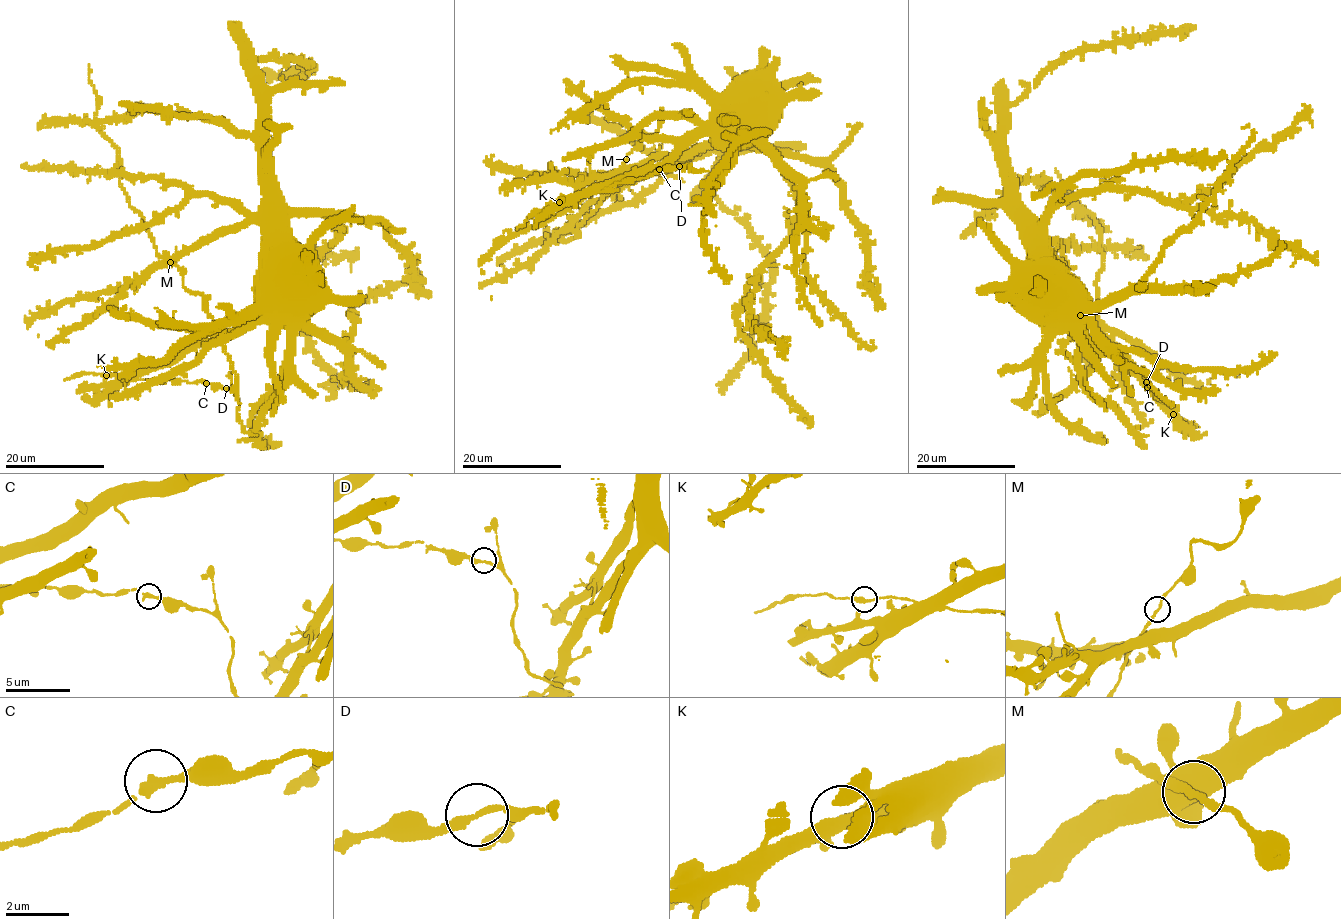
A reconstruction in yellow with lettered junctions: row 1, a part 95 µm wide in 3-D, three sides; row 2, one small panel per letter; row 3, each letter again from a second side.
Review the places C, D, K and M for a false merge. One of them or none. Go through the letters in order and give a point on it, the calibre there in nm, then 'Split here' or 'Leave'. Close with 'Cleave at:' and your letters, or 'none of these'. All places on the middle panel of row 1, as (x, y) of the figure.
C: Place: (659, 169). Thickness 240 nm. Leave
D: Place: (679, 166). Thickness 220 nm. Leave
K: Place: (559, 202). Thickness 260 nm. Leave
M: Place: (626, 159). Thickness 200 nm. Leave
Cleave at: none of these

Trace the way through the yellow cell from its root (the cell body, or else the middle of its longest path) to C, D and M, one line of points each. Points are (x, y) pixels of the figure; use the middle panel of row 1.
C: (753, 86), (735, 93), (661, 164), (591, 191), (659, 170)
D: (753, 86), (735, 93), (661, 164), (591, 191), (679, 165)
M: (753, 86), (758, 84), (739, 98), (740, 116), (727, 122), (707, 144), (629, 166), (624, 164), (626, 159)

